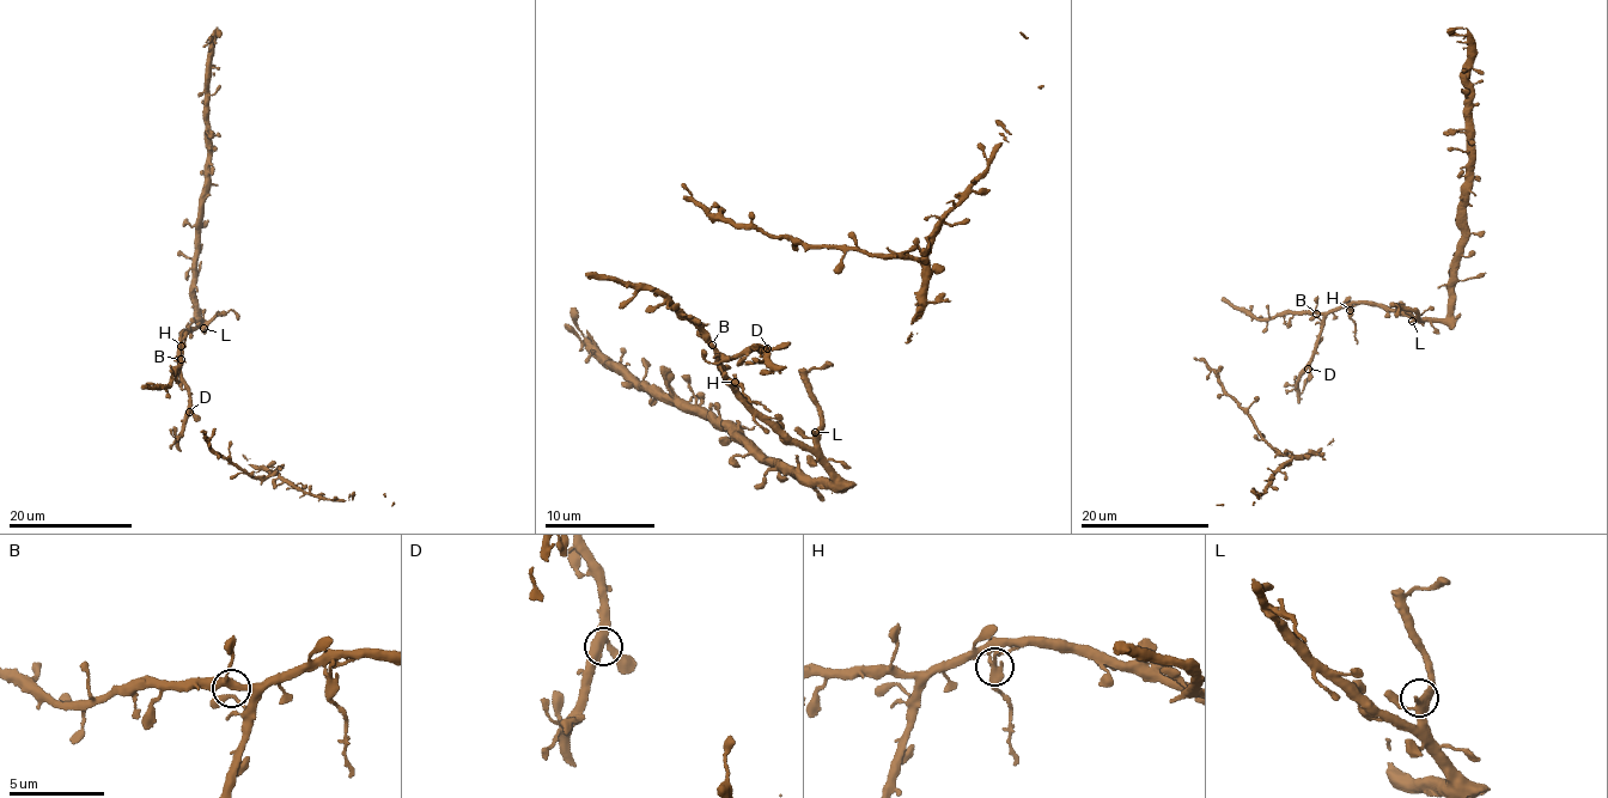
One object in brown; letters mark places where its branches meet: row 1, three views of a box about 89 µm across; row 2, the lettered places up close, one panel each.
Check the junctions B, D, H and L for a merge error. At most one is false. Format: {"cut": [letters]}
{"cut": ["H"]}

